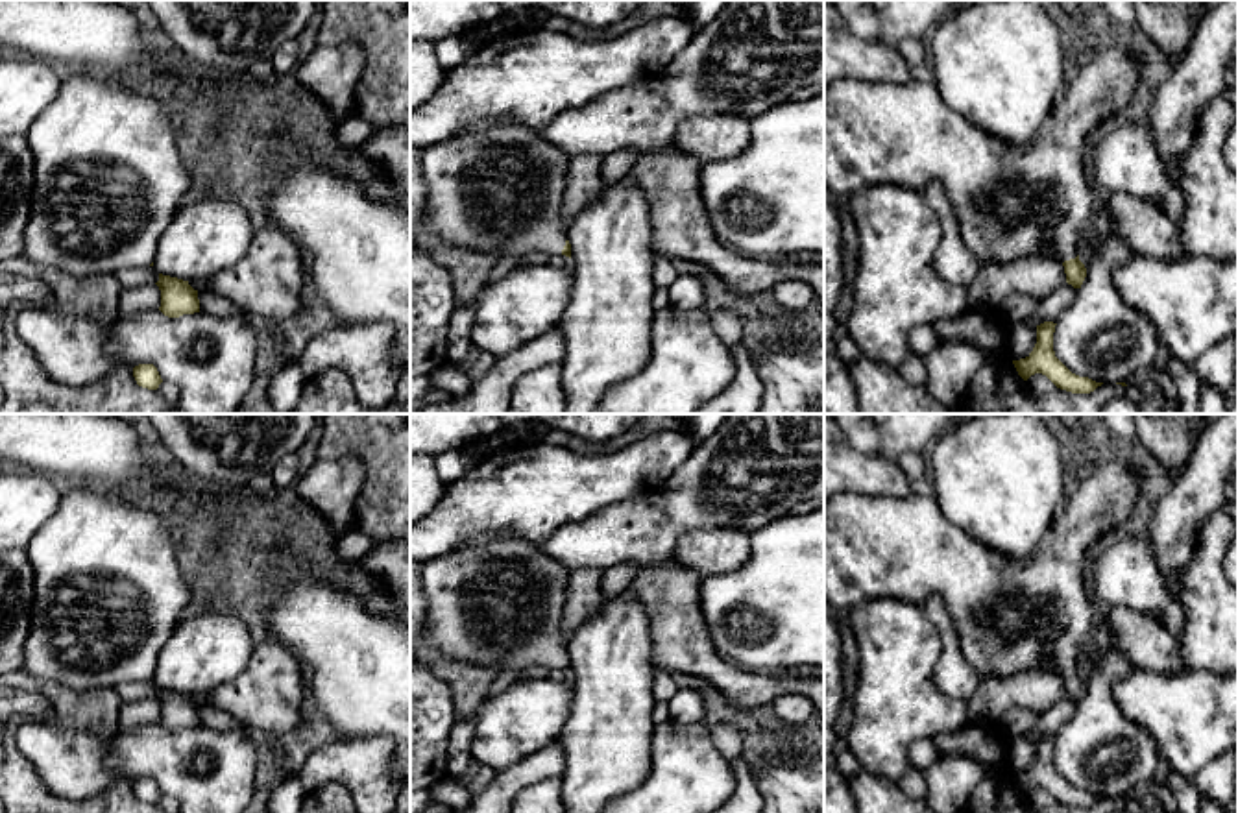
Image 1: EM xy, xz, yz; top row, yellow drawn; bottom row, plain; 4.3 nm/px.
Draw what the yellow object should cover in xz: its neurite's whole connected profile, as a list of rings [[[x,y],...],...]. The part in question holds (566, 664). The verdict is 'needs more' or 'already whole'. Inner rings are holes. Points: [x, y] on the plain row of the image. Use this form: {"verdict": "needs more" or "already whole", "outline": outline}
{"verdict": "needs more", "outline": [[[501,534],[486,545],[456,547],[421,565],[427,645],[499,674],[530,667],[565,669],[571,658],[562,636],[569,569],[540,545]]]}

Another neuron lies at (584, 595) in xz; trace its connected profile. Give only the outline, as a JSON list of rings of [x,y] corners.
[[[577,567],[567,576],[567,602],[562,615],[562,636],[565,645],[573,634],[597,612],[602,601],[599,571],[593,567]]]

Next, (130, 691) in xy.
[[[153,680],[146,682],[126,682],[116,687],[122,702],[137,702],[144,698],[155,698],[159,695],[159,686]]]

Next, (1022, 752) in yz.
[[[1024,735],[1011,739],[1011,771],[1013,774],[1020,774],[1029,771],[1037,758],[1037,739]]]

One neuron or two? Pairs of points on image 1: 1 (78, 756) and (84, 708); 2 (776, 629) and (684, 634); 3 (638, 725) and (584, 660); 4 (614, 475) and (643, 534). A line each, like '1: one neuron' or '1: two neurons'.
1: two neurons
2: two neurons
3: one neuron
4: two neurons

